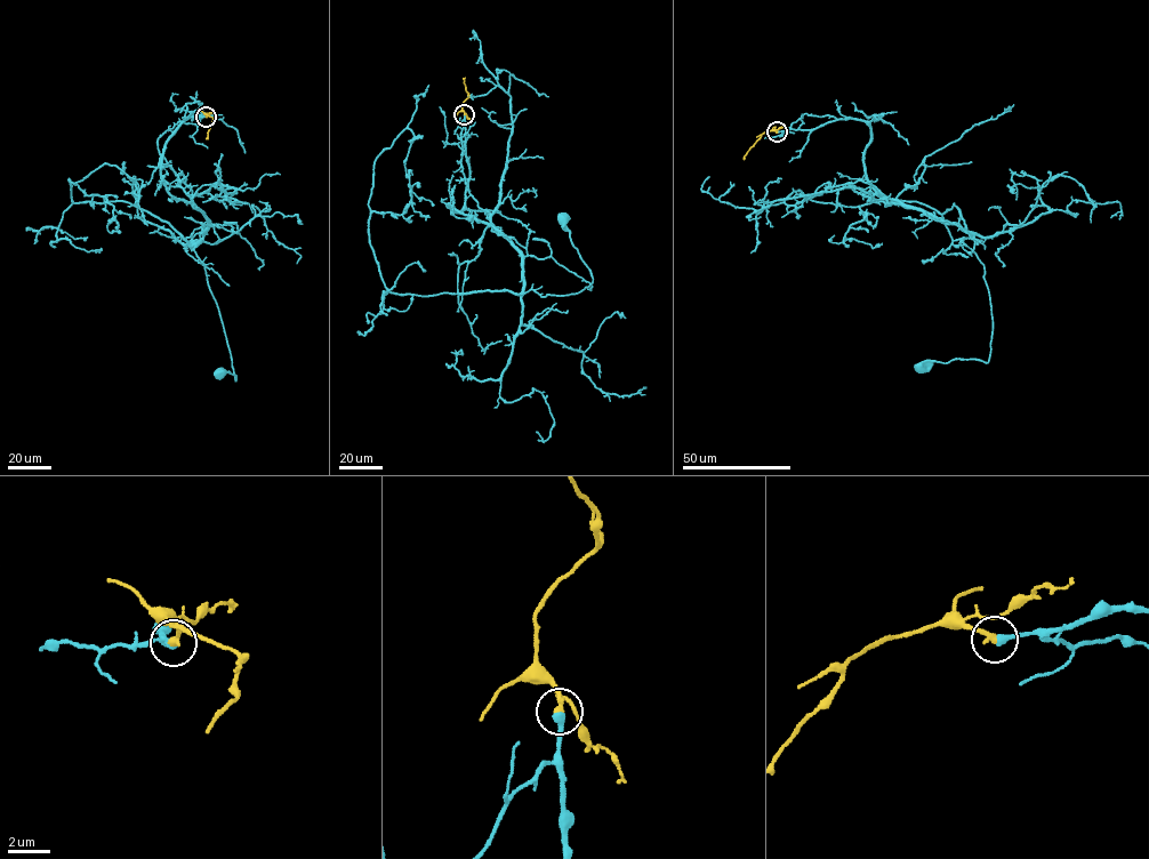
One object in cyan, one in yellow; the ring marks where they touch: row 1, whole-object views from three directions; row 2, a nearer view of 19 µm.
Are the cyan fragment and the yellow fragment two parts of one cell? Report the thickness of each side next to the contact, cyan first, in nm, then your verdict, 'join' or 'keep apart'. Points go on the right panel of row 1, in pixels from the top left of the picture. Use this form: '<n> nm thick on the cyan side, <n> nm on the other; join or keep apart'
360 nm thick on the cyan side, 280 nm on the other; join

